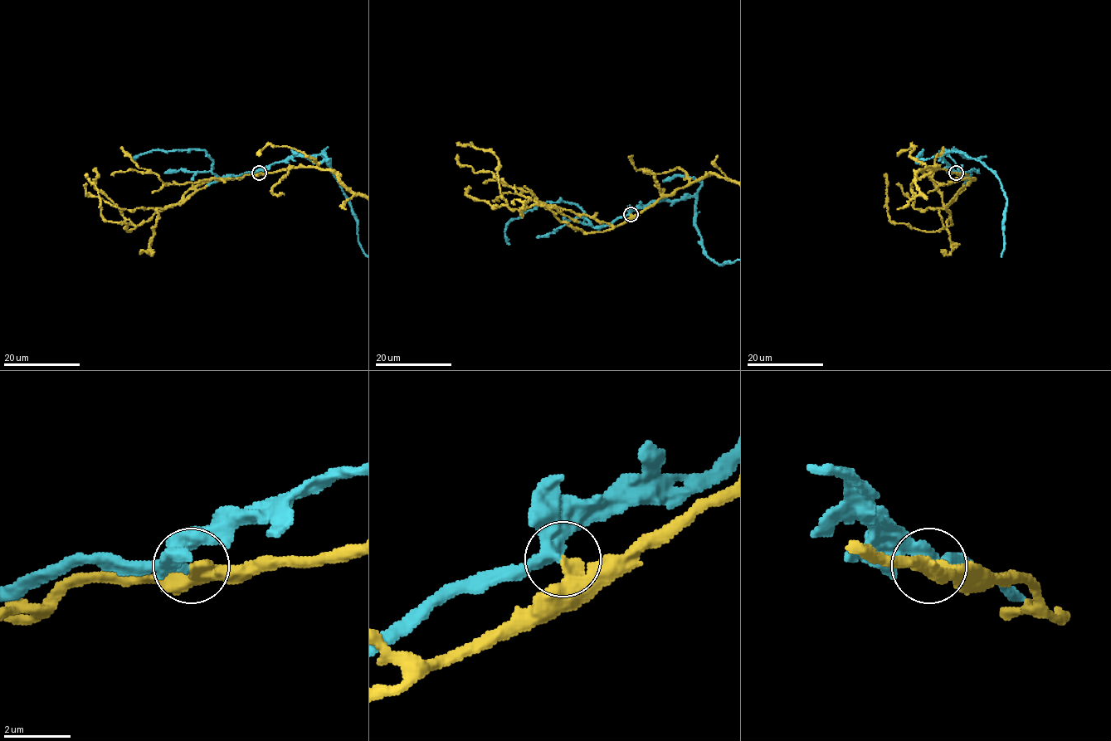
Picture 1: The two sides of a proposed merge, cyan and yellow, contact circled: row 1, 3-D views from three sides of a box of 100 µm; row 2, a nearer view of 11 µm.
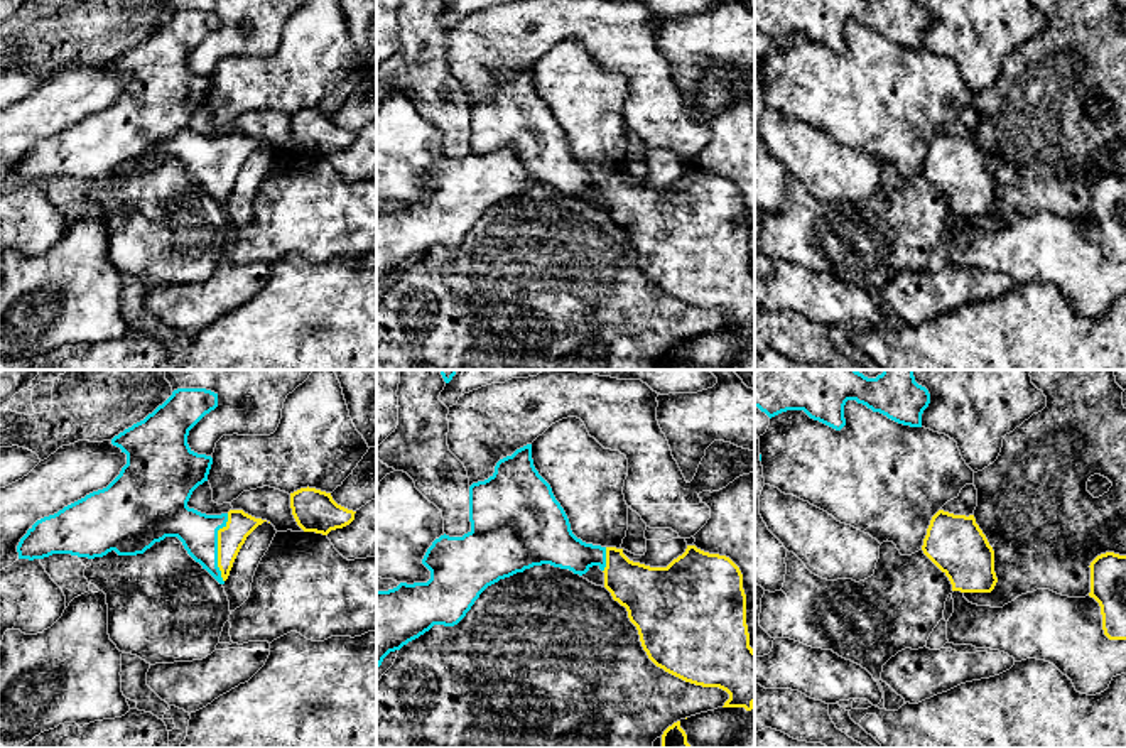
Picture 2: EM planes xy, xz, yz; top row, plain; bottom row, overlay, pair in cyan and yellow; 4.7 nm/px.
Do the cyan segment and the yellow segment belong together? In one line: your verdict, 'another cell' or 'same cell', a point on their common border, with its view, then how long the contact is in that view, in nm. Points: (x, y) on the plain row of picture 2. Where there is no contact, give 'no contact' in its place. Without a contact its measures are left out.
another cell | xy (216, 169) | 320 nm

